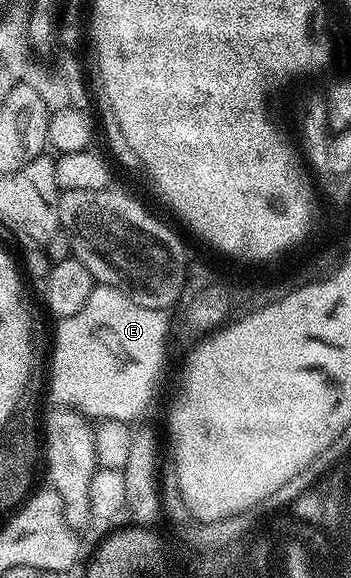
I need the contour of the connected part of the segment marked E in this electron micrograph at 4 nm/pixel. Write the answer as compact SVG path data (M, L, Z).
M94 285L91 296L87 296L87 304L75 312L75 316L67 316L56 323L57 335L53 338L53 375L49 378L49 394L54 398L56 405L61 408L78 410L90 420L123 420L132 423L133 418L137 418L149 406L149 401L153 398L153 393L157 390L157 381L161 378L161 373L165 370L165 345L171 342L171 318L166 311L156 310L155 308L143 308L143 304L135 304L131 296L127 296L121 290L113 286Z

